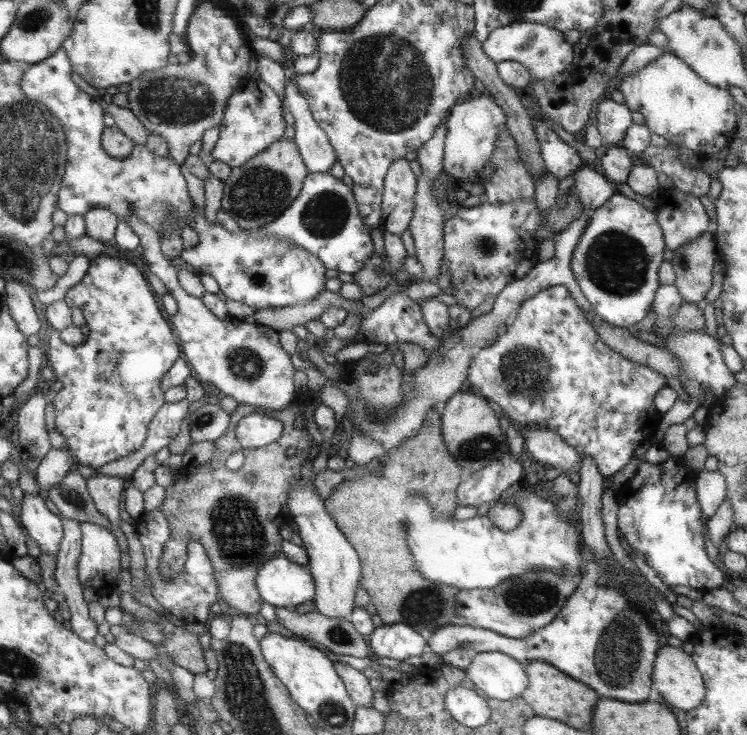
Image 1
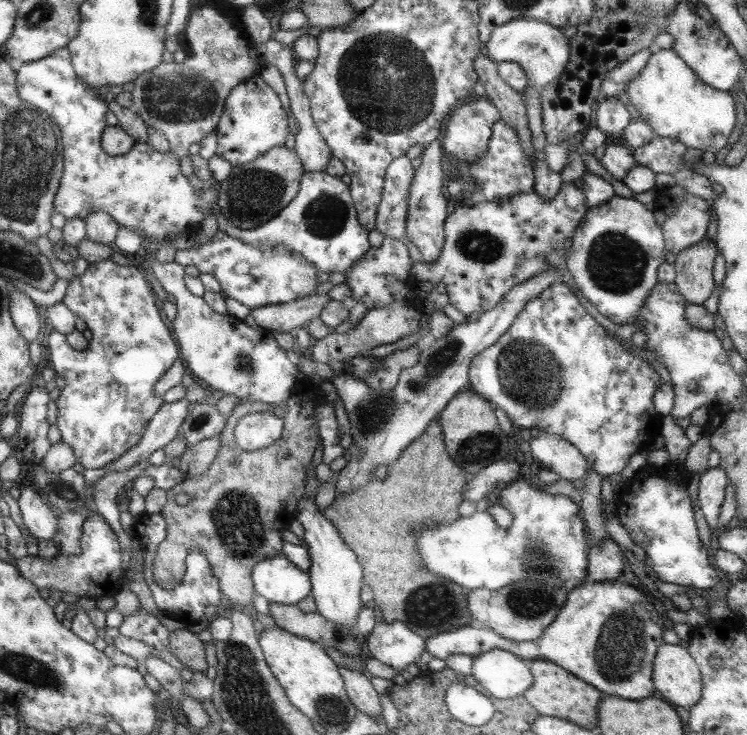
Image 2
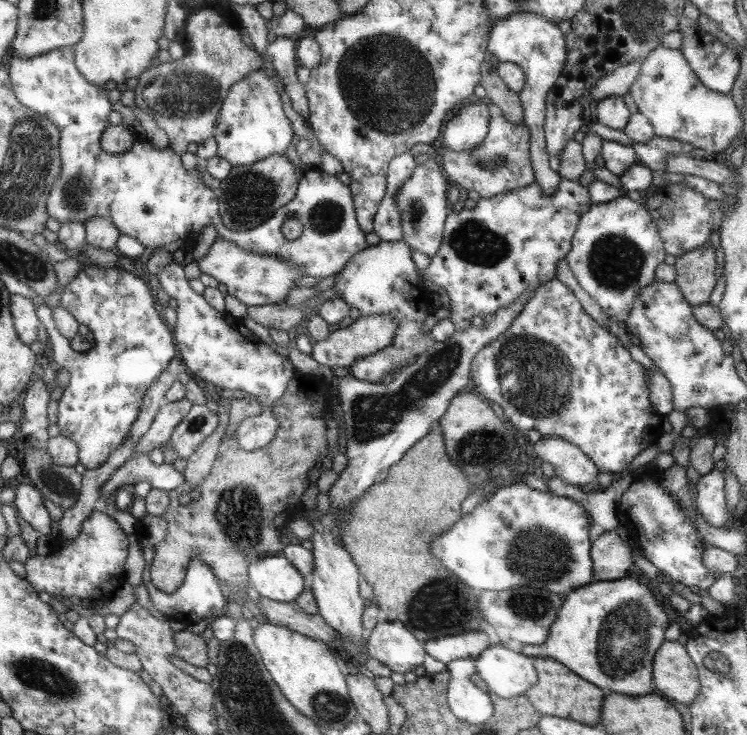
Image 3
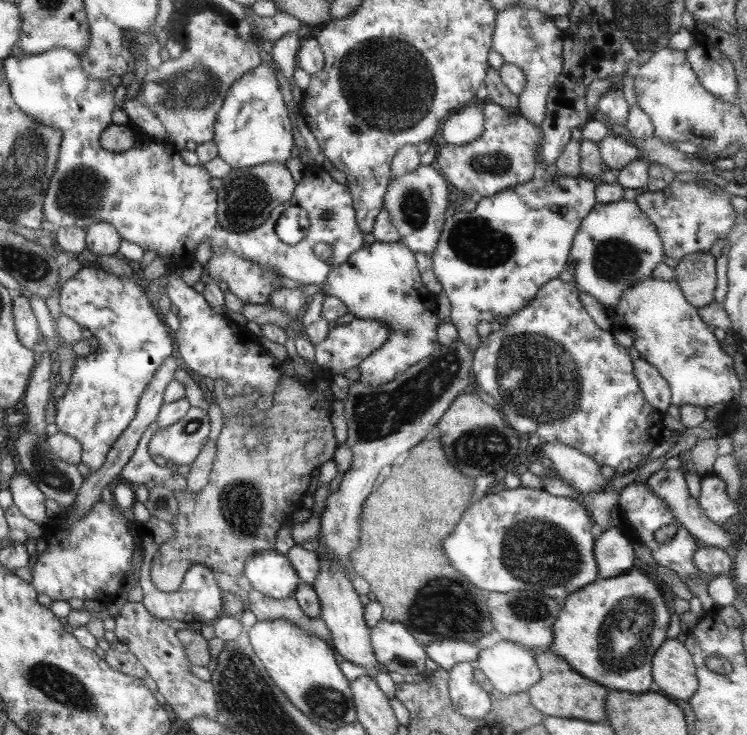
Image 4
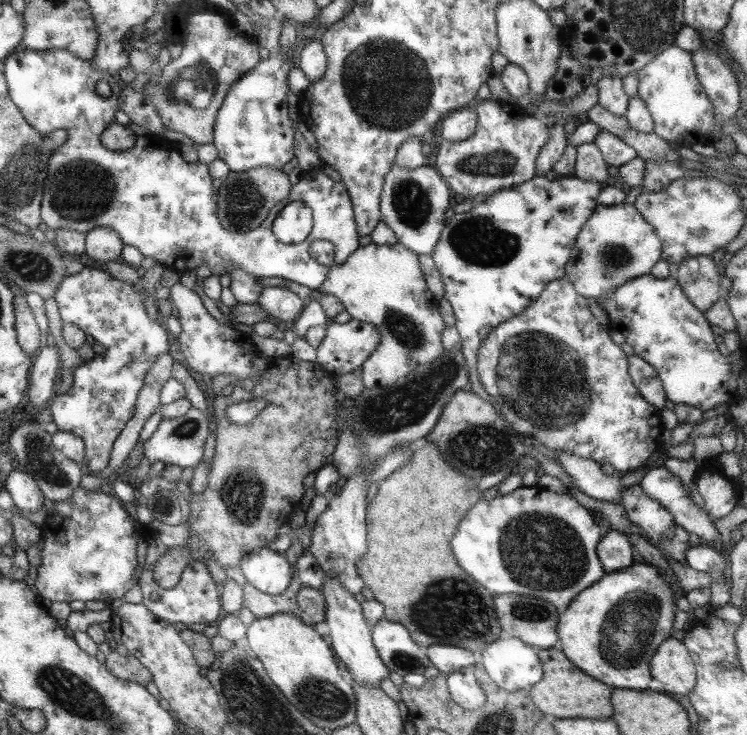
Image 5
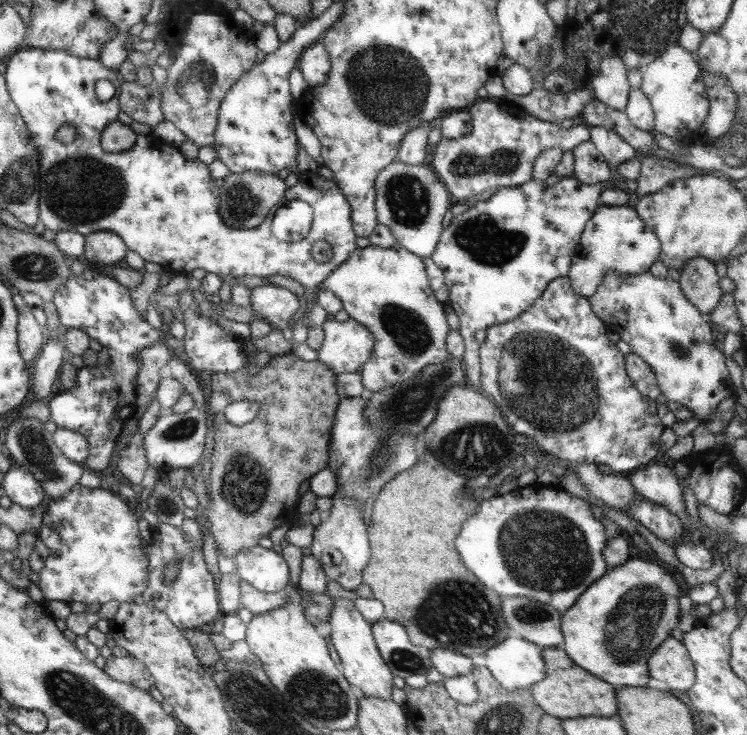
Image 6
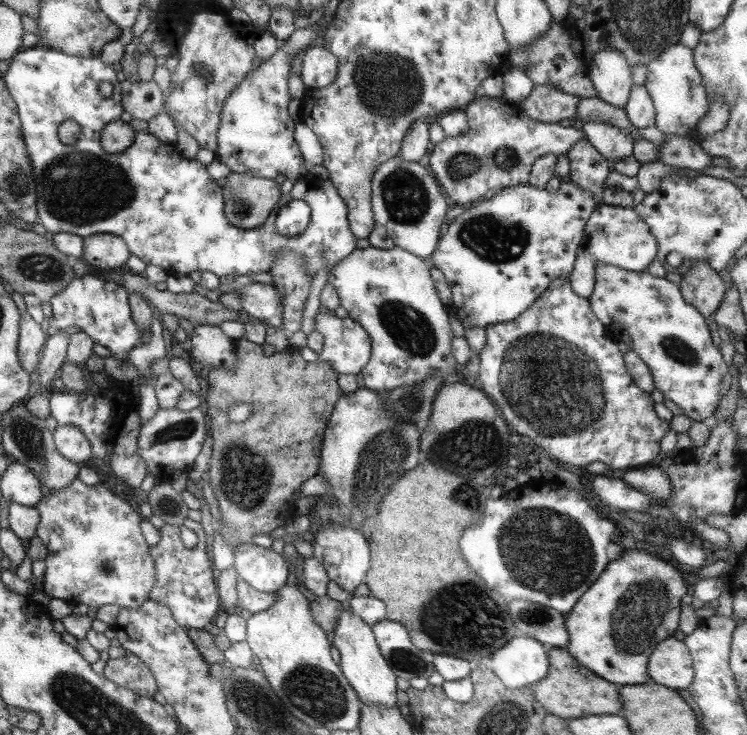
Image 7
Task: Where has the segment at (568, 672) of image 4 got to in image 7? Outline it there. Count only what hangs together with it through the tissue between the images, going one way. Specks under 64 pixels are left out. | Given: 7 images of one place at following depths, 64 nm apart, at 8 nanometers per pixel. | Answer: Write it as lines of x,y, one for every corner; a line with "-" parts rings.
548,648
548,660
550,660
550,667
546,678
542,678
533,686
536,700
540,700
546,708
550,708
548,714
568,719
590,715
618,714
618,710
622,708
622,700
620,700
621,694
613,682
600,678
595,672
578,664
576,658
565,648

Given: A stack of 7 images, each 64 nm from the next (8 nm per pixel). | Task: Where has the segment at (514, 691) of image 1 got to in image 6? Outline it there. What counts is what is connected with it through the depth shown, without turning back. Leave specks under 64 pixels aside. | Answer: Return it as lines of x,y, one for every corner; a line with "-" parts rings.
508,638
508,640
502,642
502,646
486,652
483,662
486,668
494,674
500,685
511,691
529,689
532,684
544,680
547,675
546,664
544,664
544,658
542,658
543,649
541,646
523,638

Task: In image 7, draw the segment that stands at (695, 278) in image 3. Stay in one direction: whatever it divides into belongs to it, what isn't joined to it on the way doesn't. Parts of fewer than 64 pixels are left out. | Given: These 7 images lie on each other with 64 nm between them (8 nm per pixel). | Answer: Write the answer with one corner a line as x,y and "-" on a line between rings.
707,262
696,263
681,278
685,300
705,317
712,316
725,300
726,283

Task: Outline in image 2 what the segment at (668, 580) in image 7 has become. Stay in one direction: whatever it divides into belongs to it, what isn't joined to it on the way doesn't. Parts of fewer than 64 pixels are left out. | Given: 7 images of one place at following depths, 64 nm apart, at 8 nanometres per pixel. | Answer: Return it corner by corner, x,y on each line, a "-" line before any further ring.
599,581
579,585
568,592
566,599
552,624
543,630
538,640
511,643
492,630
464,626
427,638
426,651
441,663
454,654
477,657
493,648
501,648
524,660
546,660
560,665
605,695
626,700
650,697
655,685
652,682
652,662
654,654
664,644
665,619
656,612
650,603
651,598
632,584

